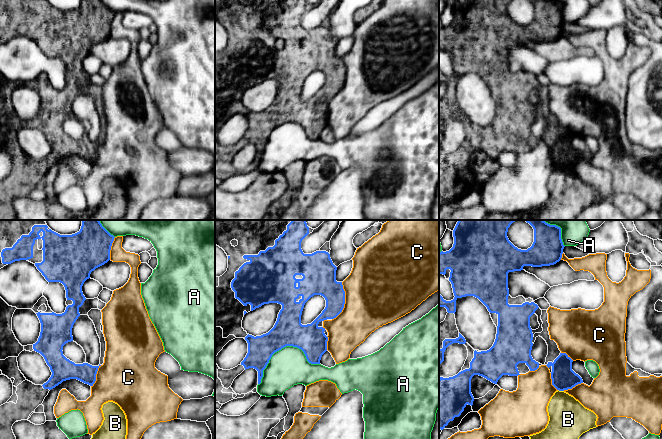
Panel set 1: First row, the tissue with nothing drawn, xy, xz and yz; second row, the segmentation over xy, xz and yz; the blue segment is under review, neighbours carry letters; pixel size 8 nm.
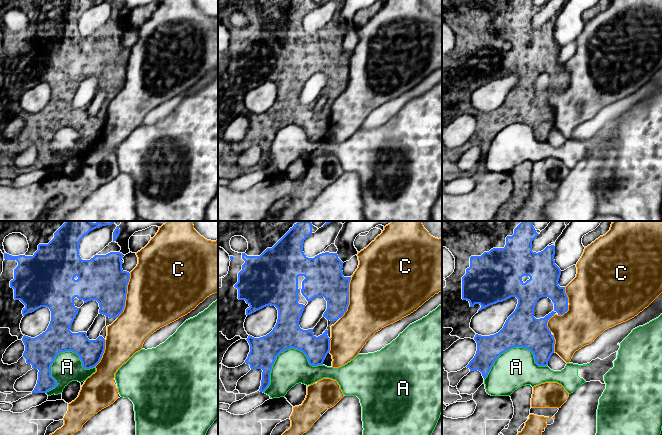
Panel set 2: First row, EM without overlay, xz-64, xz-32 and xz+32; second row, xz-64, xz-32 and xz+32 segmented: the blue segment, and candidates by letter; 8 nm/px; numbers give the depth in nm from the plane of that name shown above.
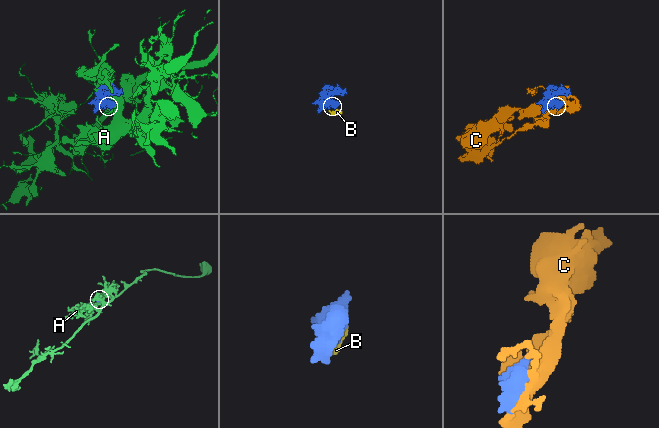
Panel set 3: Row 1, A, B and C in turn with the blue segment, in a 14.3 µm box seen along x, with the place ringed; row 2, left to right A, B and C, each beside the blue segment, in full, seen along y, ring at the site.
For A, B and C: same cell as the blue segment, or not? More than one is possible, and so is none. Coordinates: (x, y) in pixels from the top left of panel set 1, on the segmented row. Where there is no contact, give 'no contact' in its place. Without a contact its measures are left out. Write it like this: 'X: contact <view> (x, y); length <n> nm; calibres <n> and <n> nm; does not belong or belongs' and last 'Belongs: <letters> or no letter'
A: contact xz (283, 347); length 500 nm; calibres 240 and 300 nm; does not belong
B: contact yz (561, 390); length 50 nm; calibres 190 and 320 nm; does not belong
C: contact xz (344, 301); length 320 nm; calibres 240 and 480 nm; does not belong
Belongs: no letter

